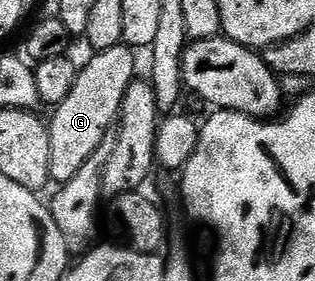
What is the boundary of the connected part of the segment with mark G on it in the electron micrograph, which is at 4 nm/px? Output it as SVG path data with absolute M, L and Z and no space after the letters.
M119 43L111 50L103 50L90 55L91 58L86 62L85 68L83 64L77 73L77 81L75 86L71 86L71 94L67 94L67 99L52 109L53 121L50 119L47 127L51 142L51 174L49 178L54 185L60 186L66 184L71 178L75 178L76 172L87 162L87 158L91 158L91 154L95 154L95 148L99 146L99 142L103 142L105 135L114 127L121 111L125 92L135 79L133 51L134 49L125 47L124 43Z

